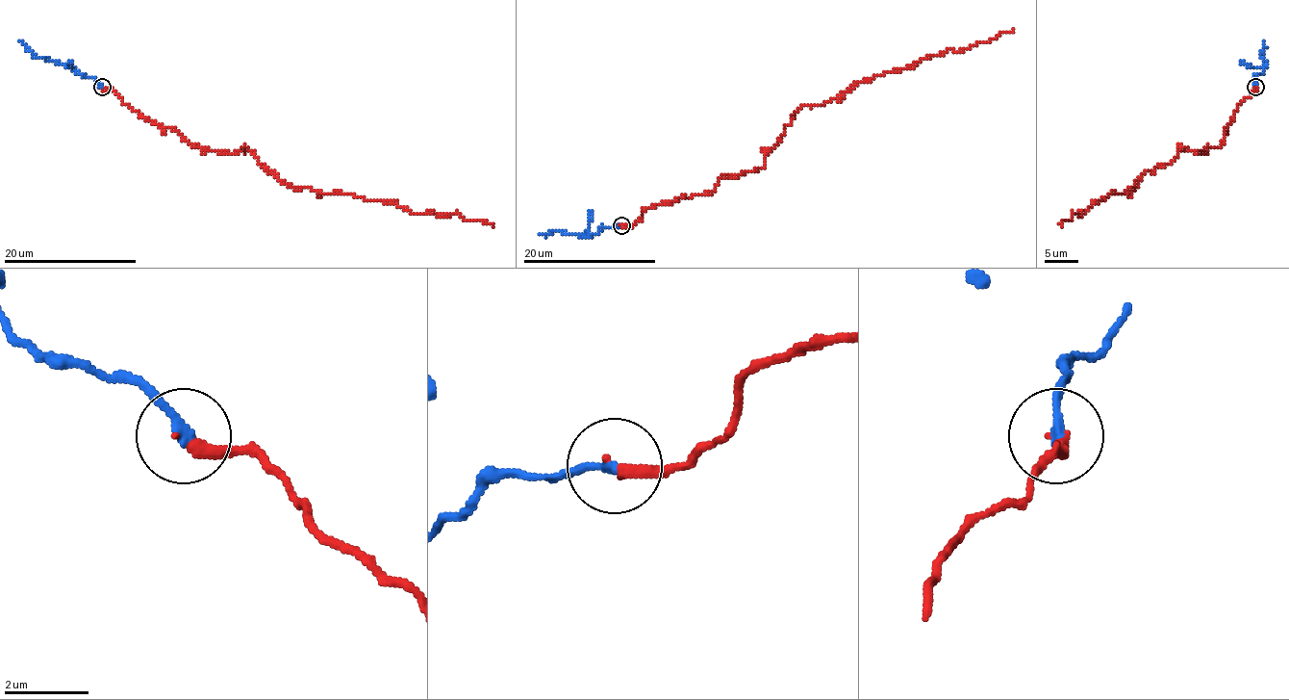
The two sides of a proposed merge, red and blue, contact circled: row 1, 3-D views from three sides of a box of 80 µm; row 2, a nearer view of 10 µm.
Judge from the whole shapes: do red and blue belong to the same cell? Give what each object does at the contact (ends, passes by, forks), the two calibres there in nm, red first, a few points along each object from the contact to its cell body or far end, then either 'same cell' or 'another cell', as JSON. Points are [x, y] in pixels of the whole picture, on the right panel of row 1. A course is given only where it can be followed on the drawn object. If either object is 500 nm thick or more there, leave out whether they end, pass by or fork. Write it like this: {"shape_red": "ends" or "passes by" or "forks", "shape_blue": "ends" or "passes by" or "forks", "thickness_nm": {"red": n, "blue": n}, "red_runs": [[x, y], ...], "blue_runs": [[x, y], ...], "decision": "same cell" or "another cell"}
{"shape_red": "ends", "shape_blue": "ends", "thickness_nm": {"red": 280, "blue": 260}, "red_runs": [[1254, 87], [1218, 146], [1201, 153], [1181, 148], [1135, 188], [1112, 193], [1061, 225]], "blue_runs": [[1254, 87], [1256, 77], [1266, 66], [1259, 57], [1264, 41]], "decision": "same cell"}

